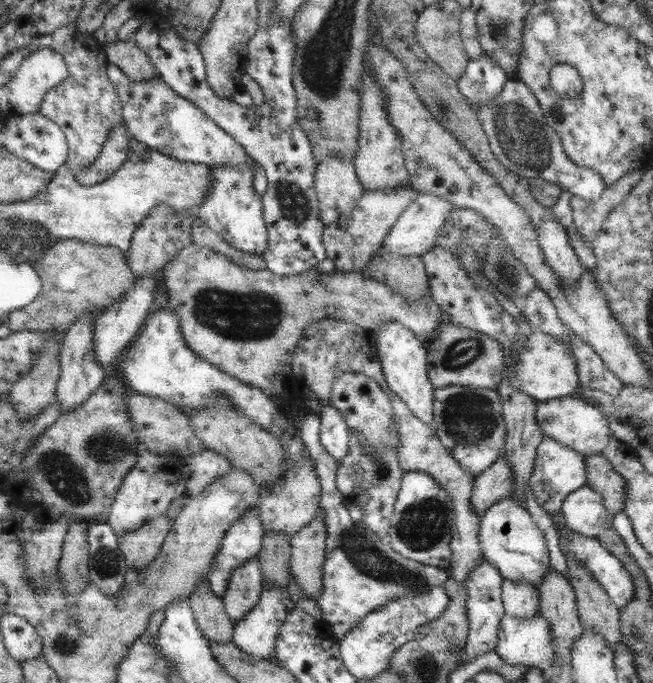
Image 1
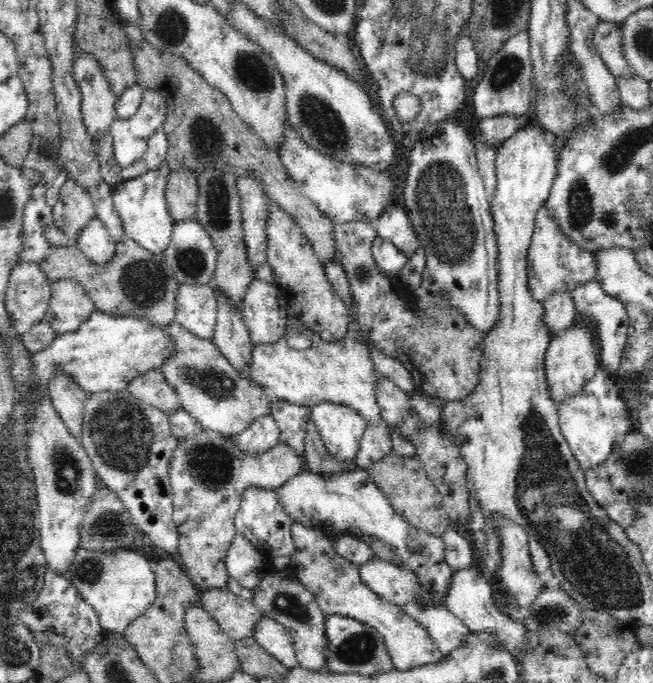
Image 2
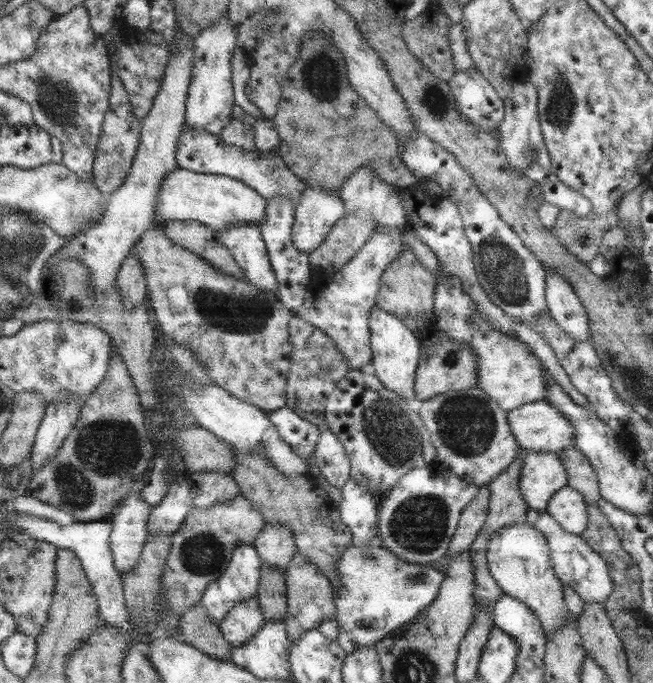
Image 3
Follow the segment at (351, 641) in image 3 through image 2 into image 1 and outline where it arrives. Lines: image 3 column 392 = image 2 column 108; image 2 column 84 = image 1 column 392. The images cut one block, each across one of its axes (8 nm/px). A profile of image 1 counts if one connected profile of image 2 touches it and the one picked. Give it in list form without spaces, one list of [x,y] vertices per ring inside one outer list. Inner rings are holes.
[[[294,397],[295,408],[303,410],[299,432],[304,447],[316,470],[319,483],[319,508],[323,509],[326,537],[324,540],[324,563],[322,566],[321,590],[315,598],[320,608],[320,620],[326,622],[339,640],[357,623],[376,608],[402,596],[423,594],[447,580],[445,569],[427,566],[397,554],[387,540],[381,540],[374,532],[360,523],[354,523],[347,513],[347,504],[334,481],[336,462],[325,452],[318,439],[320,418],[315,410],[309,410],[302,400]]]

